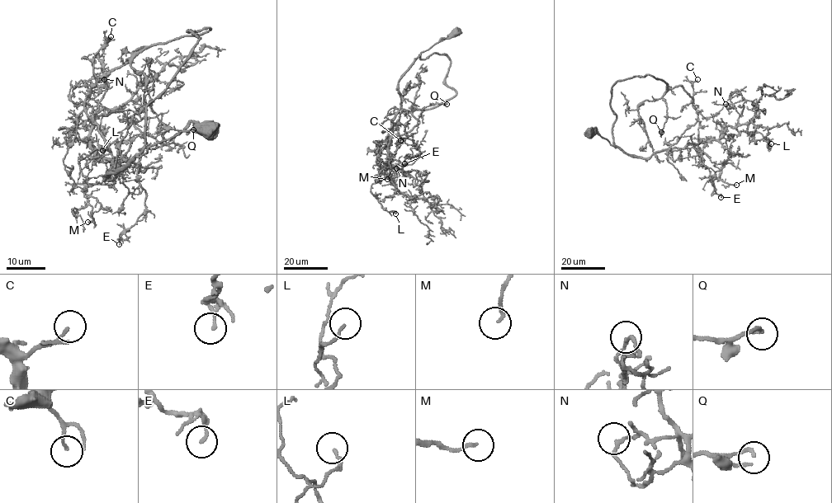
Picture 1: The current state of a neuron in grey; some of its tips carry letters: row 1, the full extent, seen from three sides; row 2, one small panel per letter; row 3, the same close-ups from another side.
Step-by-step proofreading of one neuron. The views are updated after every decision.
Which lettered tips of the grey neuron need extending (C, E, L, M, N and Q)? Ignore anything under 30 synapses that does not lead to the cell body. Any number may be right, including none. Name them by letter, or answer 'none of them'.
none of them

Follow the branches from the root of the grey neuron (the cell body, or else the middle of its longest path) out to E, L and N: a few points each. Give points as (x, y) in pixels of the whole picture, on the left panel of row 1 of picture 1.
E: (207, 132), (191, 122), (107, 175), (111, 162), (95, 152), (134, 162), (146, 193), (146, 210), (119, 244)
L: (207, 132), (191, 122), (107, 175), (92, 119), (59, 129), (102, 150)
N: (207, 132), (191, 122), (107, 175), (111, 162), (95, 157), (89, 143), (92, 121), (107, 89), (104, 79)

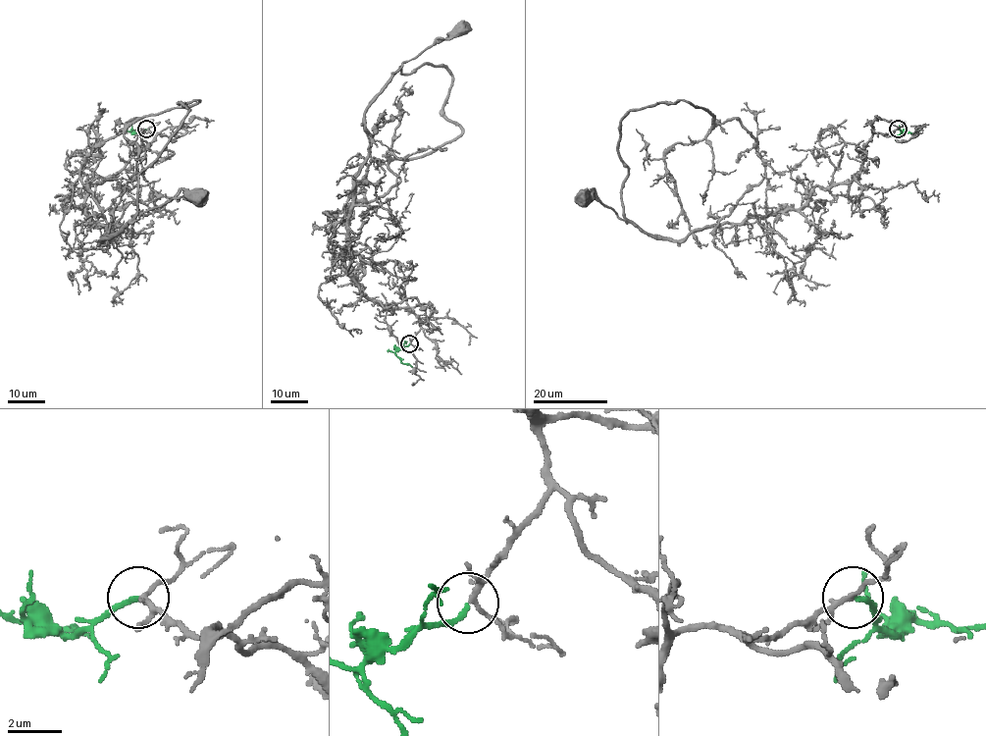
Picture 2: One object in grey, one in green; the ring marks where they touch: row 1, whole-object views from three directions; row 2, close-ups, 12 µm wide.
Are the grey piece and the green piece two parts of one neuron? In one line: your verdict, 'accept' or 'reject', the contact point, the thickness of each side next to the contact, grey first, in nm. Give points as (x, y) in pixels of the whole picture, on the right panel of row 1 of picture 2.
accept; place (898, 129); calibres 140 and 180 nm

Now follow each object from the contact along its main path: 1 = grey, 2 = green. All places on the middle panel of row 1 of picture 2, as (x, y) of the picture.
1: (409, 342), (419, 319), (371, 300), (349, 271), (353, 176), (368, 154), (371, 100), (403, 63), (459, 29)
2: (409, 342), (395, 355), (412, 367)

